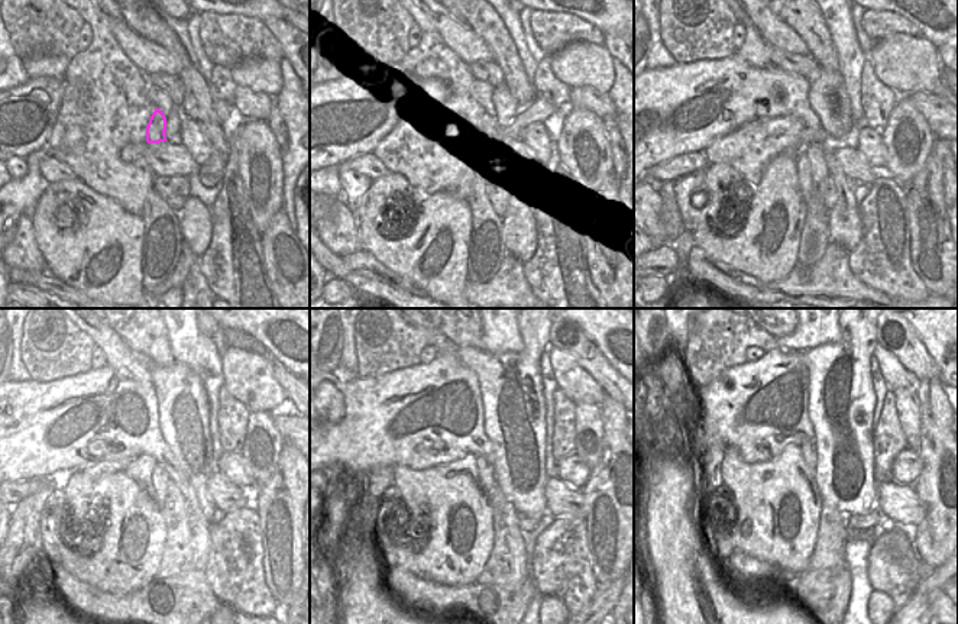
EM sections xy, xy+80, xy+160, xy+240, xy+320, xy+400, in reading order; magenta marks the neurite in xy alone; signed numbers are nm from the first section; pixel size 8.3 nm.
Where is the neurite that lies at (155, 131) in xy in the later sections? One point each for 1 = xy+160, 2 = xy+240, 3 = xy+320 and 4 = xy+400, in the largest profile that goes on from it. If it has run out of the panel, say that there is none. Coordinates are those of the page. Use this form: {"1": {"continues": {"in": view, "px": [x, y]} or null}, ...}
{"1": {"continues": {"in": "xy+160", "px": [814, 152]}}, "2": {"continues": {"in": "xy+240", "px": [177, 556]}}, "3": {"continues": {"in": "xy+320", "px": [507, 565]}}, "4": {"continues": {"in": "xy+400", "px": [825, 582]}}}

